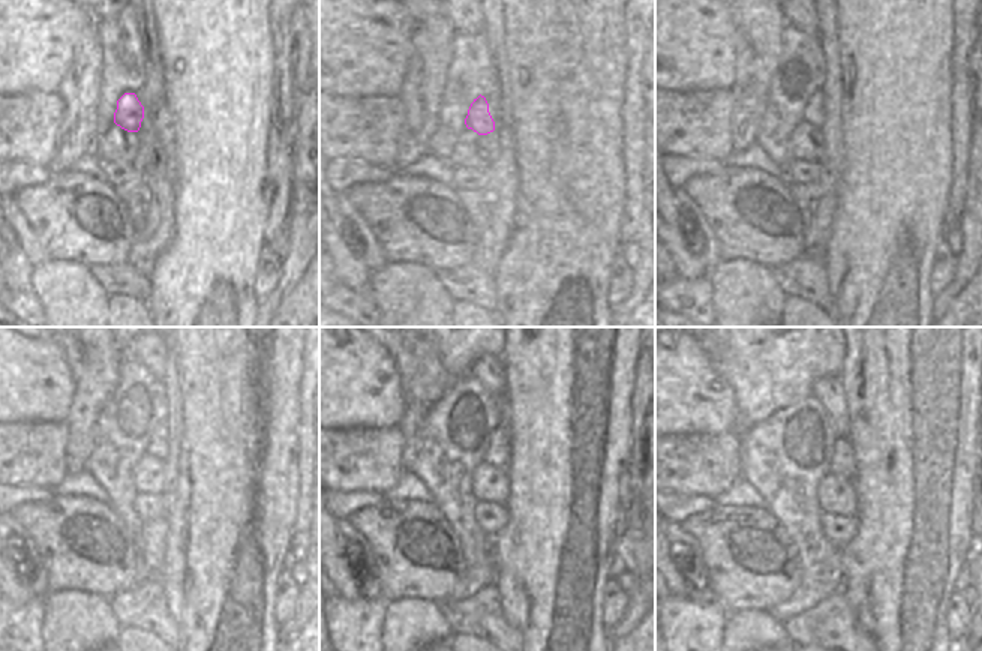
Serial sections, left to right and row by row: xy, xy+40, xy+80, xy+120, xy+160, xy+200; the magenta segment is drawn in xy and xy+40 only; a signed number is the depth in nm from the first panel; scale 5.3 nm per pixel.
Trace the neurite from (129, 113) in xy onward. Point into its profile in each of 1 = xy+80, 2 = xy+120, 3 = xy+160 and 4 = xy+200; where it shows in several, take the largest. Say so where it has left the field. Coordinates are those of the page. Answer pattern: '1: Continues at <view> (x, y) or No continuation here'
1: Continues at xy+80 (814, 114)
2: Continues at xy+120 (158, 447)
3: Continues at xy+160 (498, 450)
4: Continues at xy+200 (843, 459).

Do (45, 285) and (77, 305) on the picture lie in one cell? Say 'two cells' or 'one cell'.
one cell

